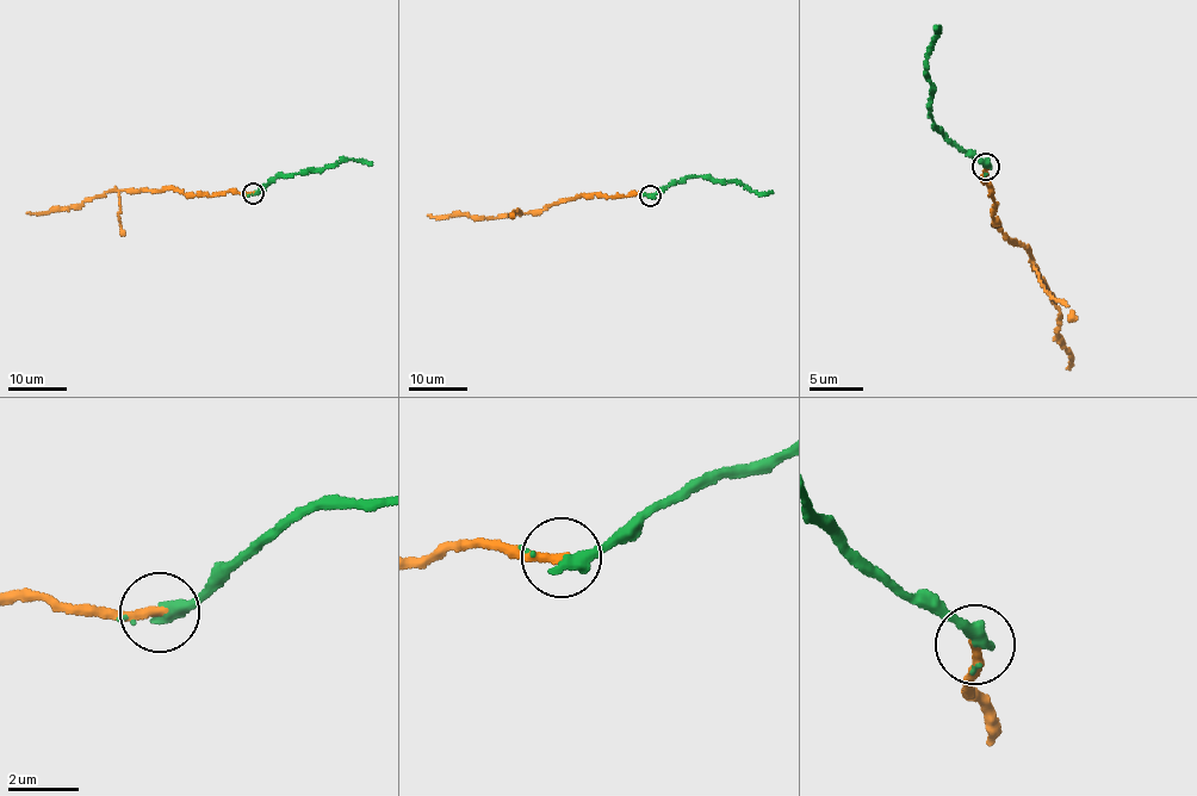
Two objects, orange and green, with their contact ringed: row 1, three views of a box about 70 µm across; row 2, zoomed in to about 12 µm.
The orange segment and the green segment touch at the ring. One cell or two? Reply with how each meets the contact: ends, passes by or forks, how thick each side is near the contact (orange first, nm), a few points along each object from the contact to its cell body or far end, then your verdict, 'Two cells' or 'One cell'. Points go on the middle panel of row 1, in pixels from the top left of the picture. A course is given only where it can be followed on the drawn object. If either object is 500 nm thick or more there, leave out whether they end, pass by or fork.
At the ring orange ends. At the ring green passes by. Thickness 280 nm (orange) against 280 nm. Course of orange: (649, 194), (578, 196), (551, 204), (543, 211), (488, 218), (461, 213), (427, 216). Course of green: (649, 196), (678, 180), (704, 175), (771, 192). One cell

